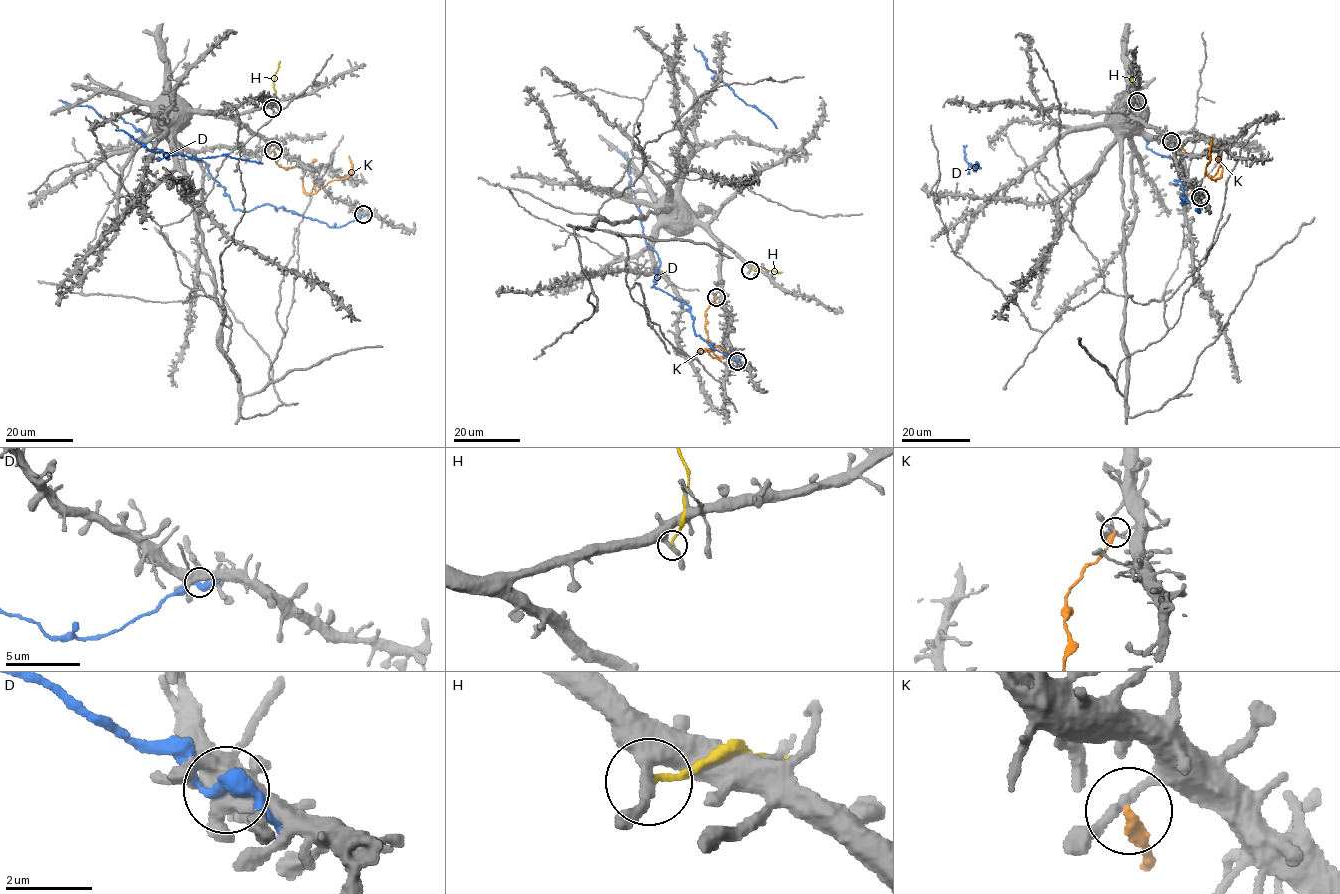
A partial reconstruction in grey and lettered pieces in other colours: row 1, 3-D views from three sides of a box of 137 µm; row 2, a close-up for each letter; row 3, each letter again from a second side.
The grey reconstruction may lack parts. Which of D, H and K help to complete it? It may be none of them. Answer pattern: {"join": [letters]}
{"join": []}

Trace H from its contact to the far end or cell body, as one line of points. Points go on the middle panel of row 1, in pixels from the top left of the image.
H: (749, 269), (758, 267), (782, 272)

